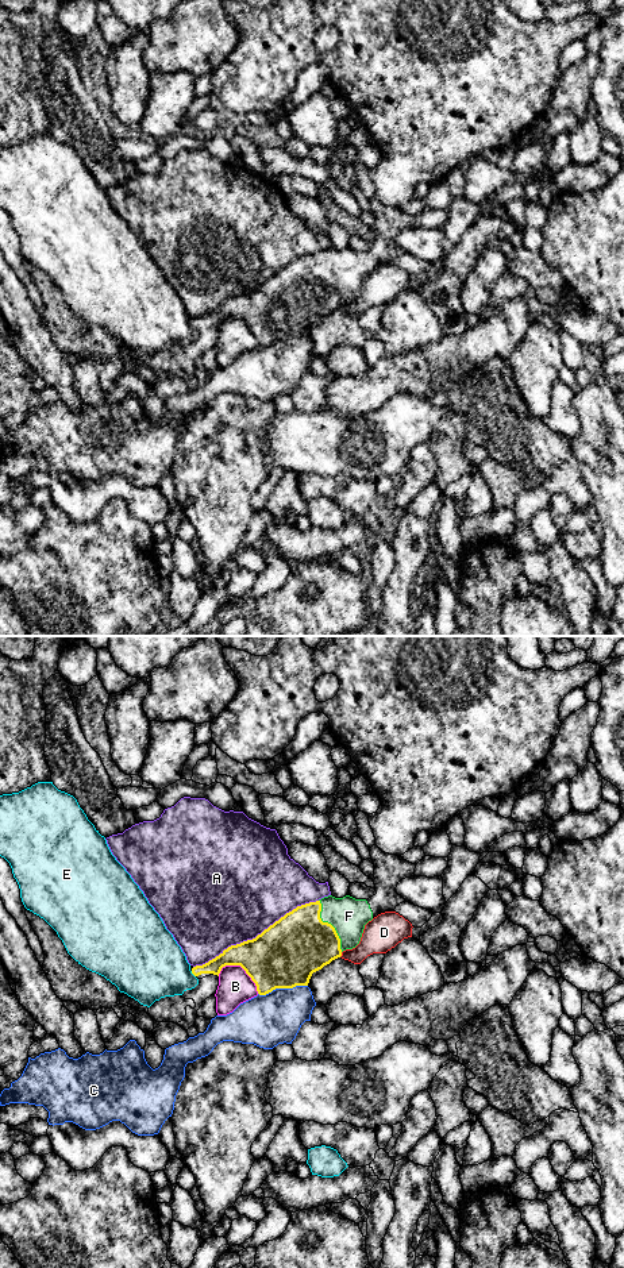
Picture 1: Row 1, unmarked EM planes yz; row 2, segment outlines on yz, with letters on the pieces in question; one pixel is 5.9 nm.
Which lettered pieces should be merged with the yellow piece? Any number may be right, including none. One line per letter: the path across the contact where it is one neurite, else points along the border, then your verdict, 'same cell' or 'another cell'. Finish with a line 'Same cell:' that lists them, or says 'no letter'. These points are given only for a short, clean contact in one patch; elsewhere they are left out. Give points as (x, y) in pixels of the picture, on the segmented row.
A: another cell
B: another cell
C: another cell
D: another cell
E: another cell
F: across yz (299, 944), (330, 924), (338, 924), (349, 916) | same cell
Same cell: F

